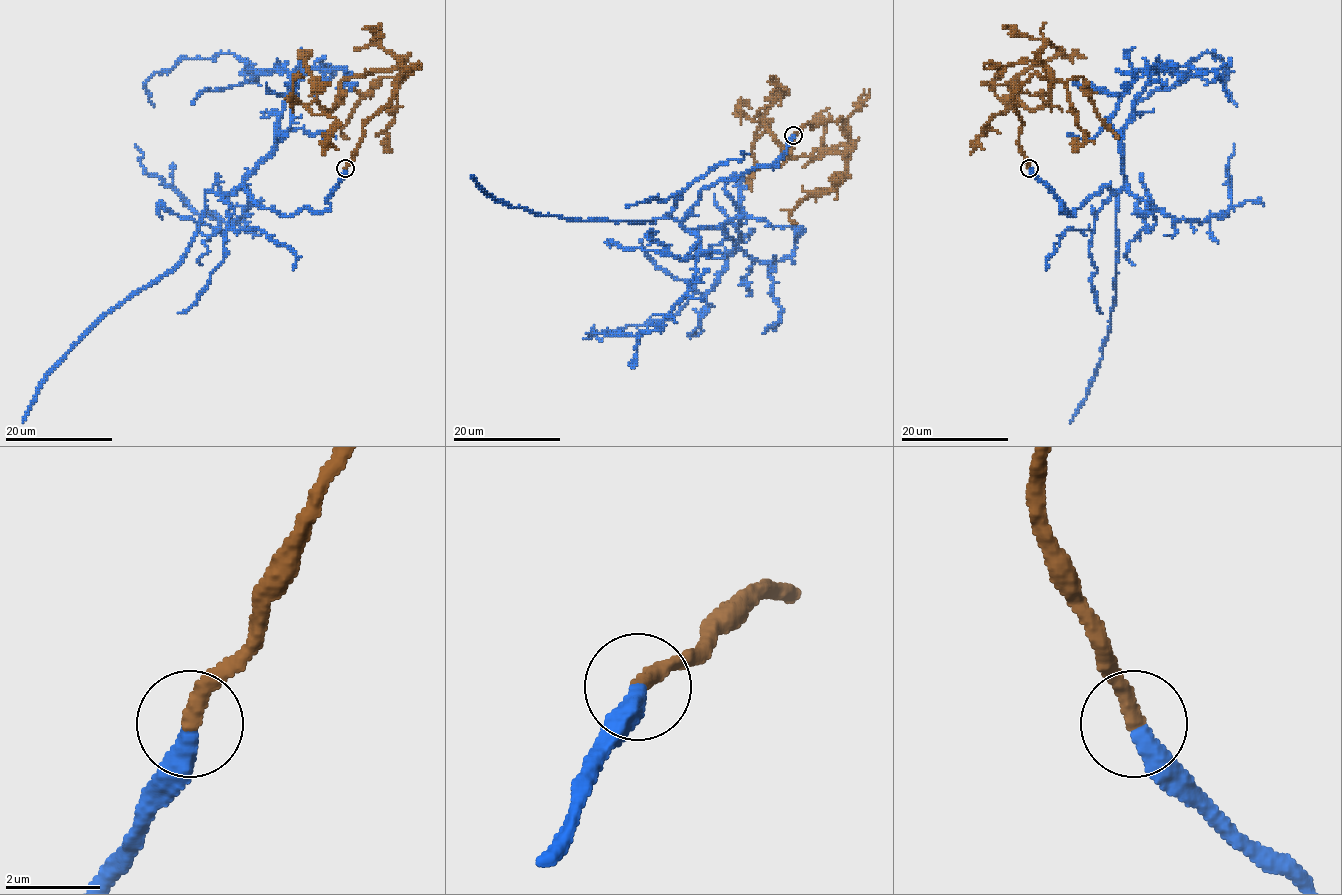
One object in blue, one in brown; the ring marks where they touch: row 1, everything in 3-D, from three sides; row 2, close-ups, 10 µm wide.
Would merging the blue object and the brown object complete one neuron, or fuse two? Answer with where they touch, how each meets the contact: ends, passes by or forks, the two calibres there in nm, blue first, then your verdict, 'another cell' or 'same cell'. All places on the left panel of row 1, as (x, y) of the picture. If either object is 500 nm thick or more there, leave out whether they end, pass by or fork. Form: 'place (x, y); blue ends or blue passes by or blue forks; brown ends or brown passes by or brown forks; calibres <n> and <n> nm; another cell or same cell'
place (345, 168); blue ends; brown ends; calibres 420 and 360 nm; same cell

